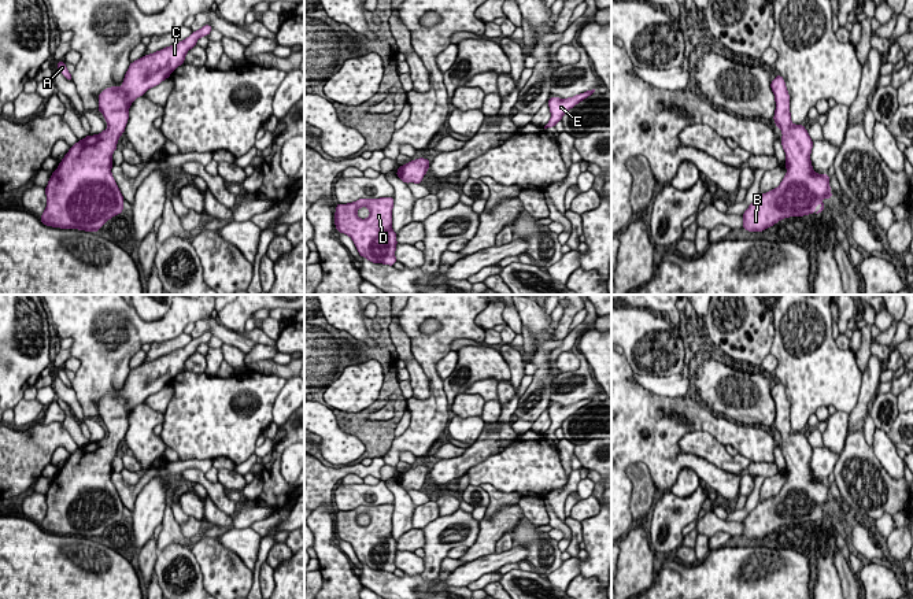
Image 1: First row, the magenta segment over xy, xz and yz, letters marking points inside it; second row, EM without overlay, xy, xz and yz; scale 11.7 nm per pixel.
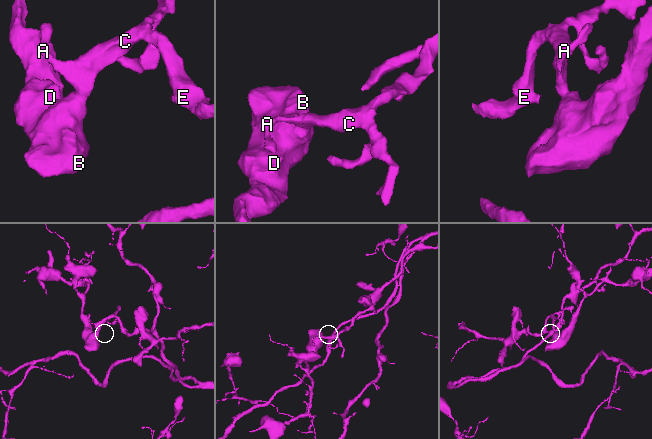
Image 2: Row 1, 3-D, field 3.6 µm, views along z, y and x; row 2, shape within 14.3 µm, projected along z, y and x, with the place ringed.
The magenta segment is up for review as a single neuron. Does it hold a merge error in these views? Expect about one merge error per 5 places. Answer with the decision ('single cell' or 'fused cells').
single cell

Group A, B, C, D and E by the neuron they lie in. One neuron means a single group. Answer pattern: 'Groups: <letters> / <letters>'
Groups: A B C D E

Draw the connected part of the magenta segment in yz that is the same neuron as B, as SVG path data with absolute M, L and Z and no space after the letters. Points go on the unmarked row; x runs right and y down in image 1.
M780 381L770 389L770 395L776 407L773 428L783 439L787 481L776 496L758 502L744 518L742 535L748 539L762 539L783 525L818 521L824 517L823 506L832 504L828 481L813 478L813 448L807 437L791 429L790 402Z

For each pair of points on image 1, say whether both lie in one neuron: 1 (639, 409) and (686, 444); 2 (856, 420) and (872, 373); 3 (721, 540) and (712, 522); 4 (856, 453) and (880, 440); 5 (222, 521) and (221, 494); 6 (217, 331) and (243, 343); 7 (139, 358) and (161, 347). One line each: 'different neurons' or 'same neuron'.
1: different neurons
2: same neuron
3: different neurons
4: different neurons
5: different neurons
6: same neuron
7: different neurons

